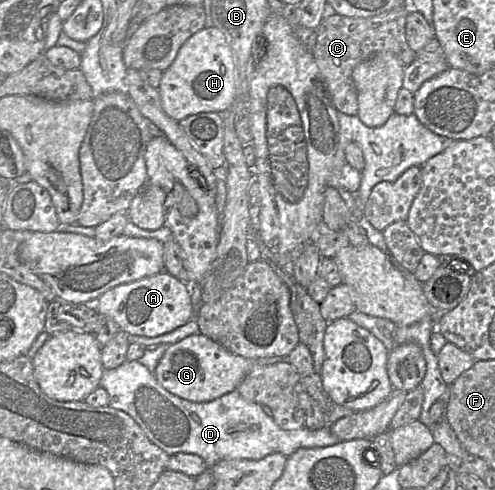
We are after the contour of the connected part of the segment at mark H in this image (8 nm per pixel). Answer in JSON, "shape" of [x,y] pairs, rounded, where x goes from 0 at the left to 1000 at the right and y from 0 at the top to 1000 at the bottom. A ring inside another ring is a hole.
{"shape":[[[428,53],[410,57],[380,78],[362,98],[345,133],[327,147],[319,188],[329,227],[358,249],[390,233],[448,231],[461,222],[475,206],[475,133],[455,71]]]}

